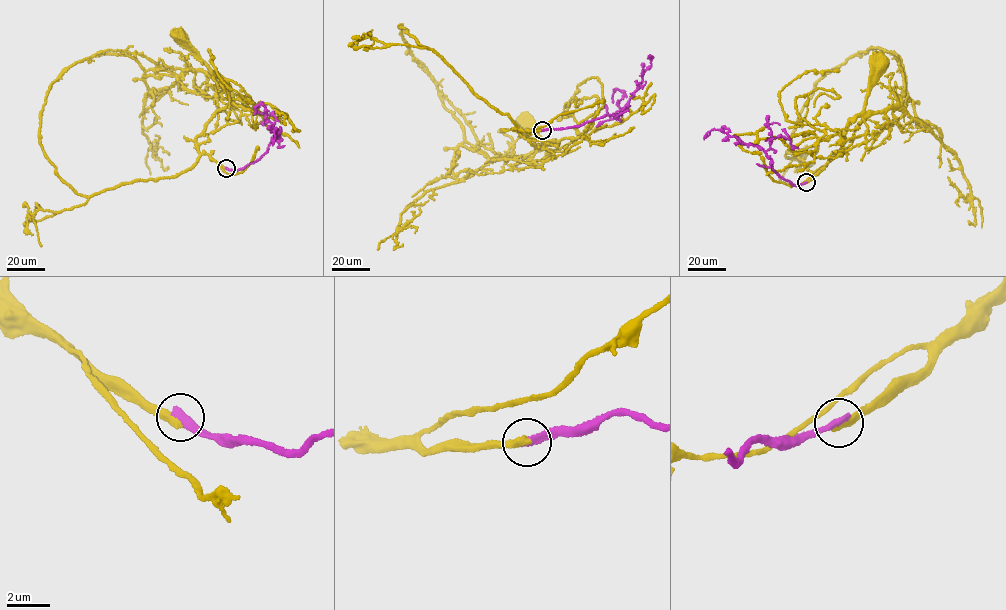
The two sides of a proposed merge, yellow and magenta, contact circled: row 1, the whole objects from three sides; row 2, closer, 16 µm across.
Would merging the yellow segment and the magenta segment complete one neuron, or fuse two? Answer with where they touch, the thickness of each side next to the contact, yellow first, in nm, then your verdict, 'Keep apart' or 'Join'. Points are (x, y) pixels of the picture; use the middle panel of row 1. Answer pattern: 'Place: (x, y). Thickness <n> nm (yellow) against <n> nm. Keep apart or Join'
Place: (542, 130). Thickness 440 nm (yellow) against 400 nm. Keep apart

